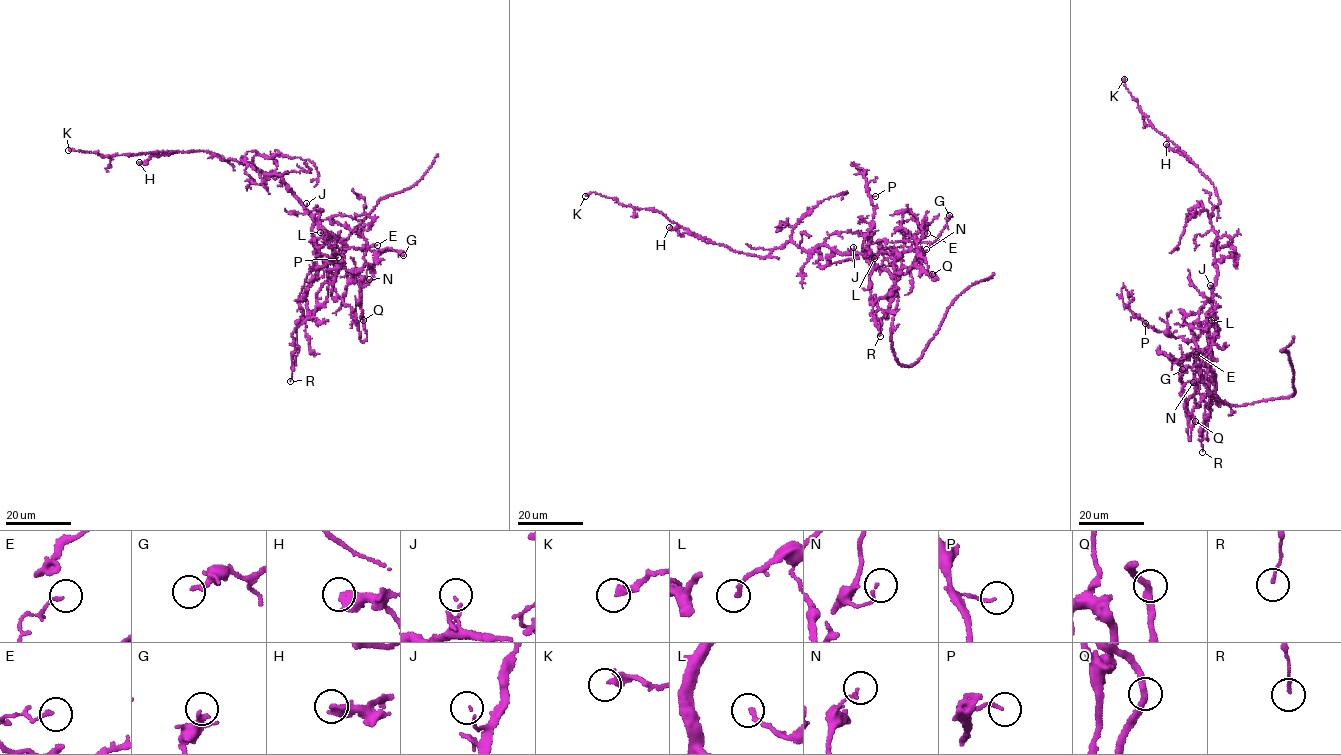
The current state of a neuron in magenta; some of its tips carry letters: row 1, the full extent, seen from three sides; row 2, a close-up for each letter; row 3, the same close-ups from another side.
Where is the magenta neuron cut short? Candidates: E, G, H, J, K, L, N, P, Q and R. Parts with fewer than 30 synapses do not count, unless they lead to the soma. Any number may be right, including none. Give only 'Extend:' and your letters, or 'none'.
Extend: none

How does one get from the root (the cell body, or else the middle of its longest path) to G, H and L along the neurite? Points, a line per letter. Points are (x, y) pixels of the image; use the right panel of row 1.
G: (1206, 326), (1211, 300), (1202, 306), (1192, 329), (1204, 365), (1182, 369)
H: (1206, 326), (1218, 273), (1217, 237), (1209, 215), (1219, 202), (1209, 179), (1166, 144)
L: (1206, 326), (1207, 358), (1213, 371), (1208, 364), (1212, 354), (1205, 325), (1211, 320)

